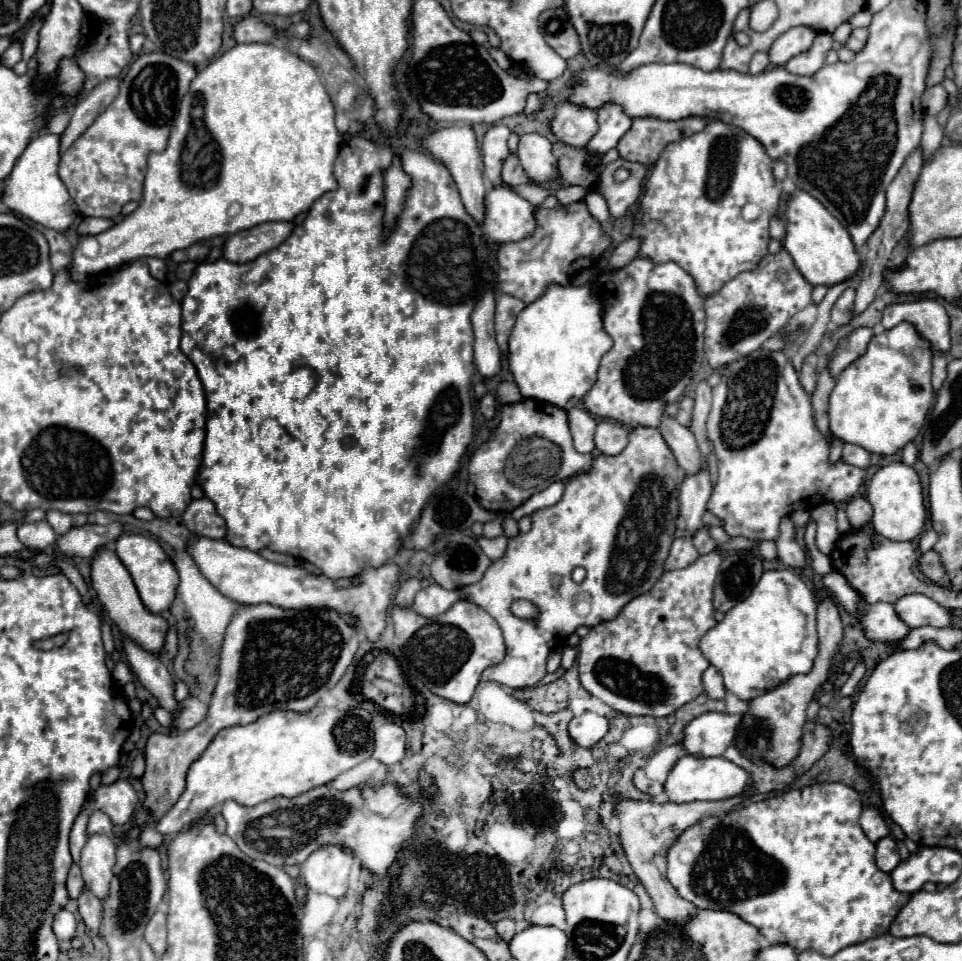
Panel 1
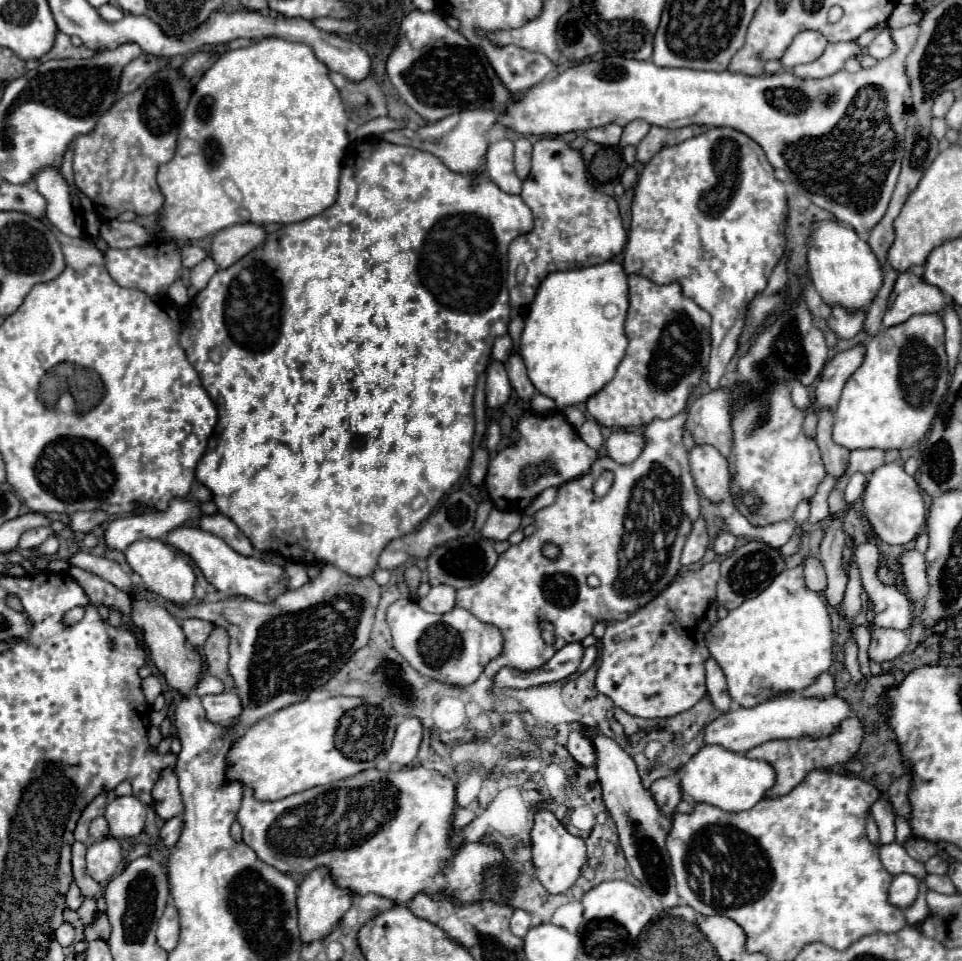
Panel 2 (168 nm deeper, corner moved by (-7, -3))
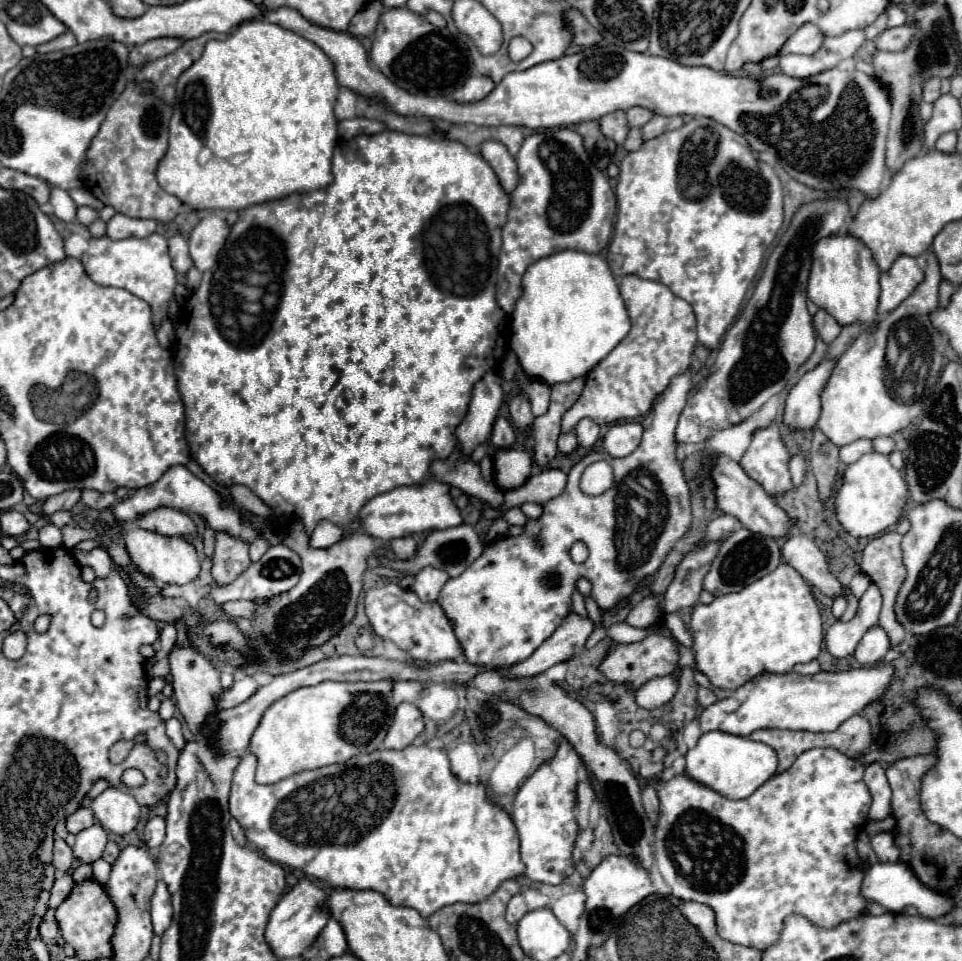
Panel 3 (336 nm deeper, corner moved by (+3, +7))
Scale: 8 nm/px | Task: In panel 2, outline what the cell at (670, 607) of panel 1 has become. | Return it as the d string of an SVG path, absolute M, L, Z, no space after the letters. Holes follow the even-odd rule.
M713 560L713 562L707 562L703 564L699 570L685 570L681 572L657 598L653 598L649 604L645 604L643 608L639 608L635 614L631 614L627 620L623 622L615 622L615 624L607 624L607 630L605 630L605 636L601 638L601 662L599 662L599 670L597 670L597 678L595 678L595 688L605 694L607 698L613 700L615 706L619 706L621 710L633 714L633 716L639 716L639 718L669 718L669 716L677 716L681 712L687 712L689 708L693 708L705 694L705 662L707 658L711 656L709 654L709 648L705 644L705 634L711 630L711 626L719 620L717 618L717 582L719 582L719 562Z

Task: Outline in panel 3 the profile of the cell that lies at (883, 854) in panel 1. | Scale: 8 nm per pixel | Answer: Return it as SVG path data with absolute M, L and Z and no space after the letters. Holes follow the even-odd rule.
M889 832L871 836L871 848L873 848L873 852L877 854L877 858L881 862L901 862L895 840L893 840L893 836Z

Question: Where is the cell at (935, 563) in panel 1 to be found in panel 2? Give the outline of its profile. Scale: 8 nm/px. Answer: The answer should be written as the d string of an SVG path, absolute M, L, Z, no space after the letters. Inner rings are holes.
M909 550L901 556L901 566L903 566L903 582L909 590L911 602L923 600L929 592L929 578L925 572L925 556L919 554L917 550Z

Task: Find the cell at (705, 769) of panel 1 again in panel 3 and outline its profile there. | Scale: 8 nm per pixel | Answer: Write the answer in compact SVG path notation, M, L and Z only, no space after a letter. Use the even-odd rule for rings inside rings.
M707 732L699 738L697 746L687 752L687 776L713 788L715 792L739 800L751 796L759 786L763 786L777 772L777 752L745 736L735 736L727 732Z

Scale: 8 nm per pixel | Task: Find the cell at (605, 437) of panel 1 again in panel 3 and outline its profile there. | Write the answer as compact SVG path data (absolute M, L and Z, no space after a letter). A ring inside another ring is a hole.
M621 422L621 424L613 424L605 438L603 438L603 446L605 452L609 452L615 458L623 458L629 456L641 442L643 436L643 426L639 422Z

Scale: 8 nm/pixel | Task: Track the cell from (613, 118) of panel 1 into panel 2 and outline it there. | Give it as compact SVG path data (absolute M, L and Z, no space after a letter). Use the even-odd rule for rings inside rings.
M635 120L635 122L627 124L627 126L623 128L619 146L621 146L621 148L625 148L625 146L637 146L637 144L643 140L643 136L649 132L649 128L651 128L651 126L649 126L647 122L643 122L643 120Z

